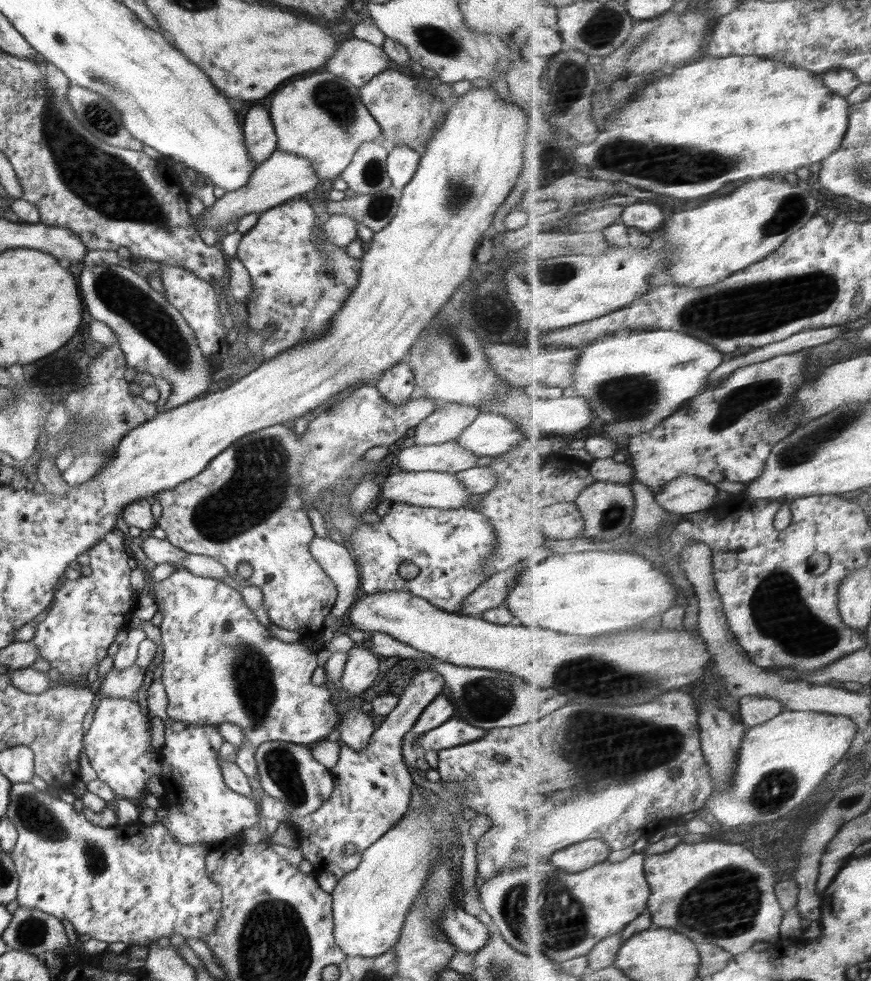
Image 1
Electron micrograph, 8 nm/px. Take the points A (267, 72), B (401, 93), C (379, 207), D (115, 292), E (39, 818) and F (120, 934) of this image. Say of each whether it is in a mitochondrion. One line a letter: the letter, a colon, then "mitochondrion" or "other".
A: other
B: other
C: mitochondrion
D: mitochondrion
E: mitochondrion
F: other

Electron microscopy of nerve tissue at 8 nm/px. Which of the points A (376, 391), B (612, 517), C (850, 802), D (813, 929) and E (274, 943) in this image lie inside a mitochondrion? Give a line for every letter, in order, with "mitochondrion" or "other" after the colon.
A: other
B: mitochondrion
C: mitochondrion
D: other
E: mitochondrion

